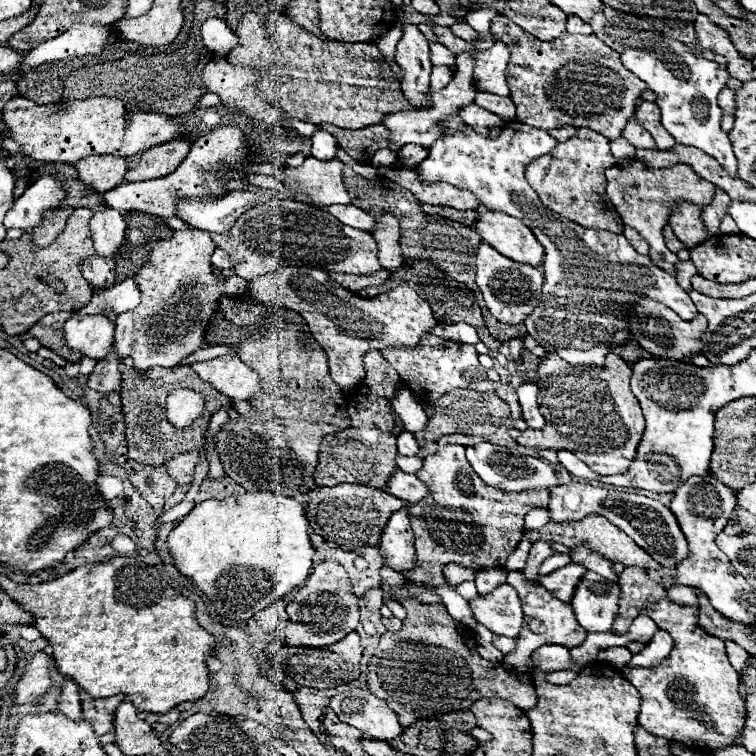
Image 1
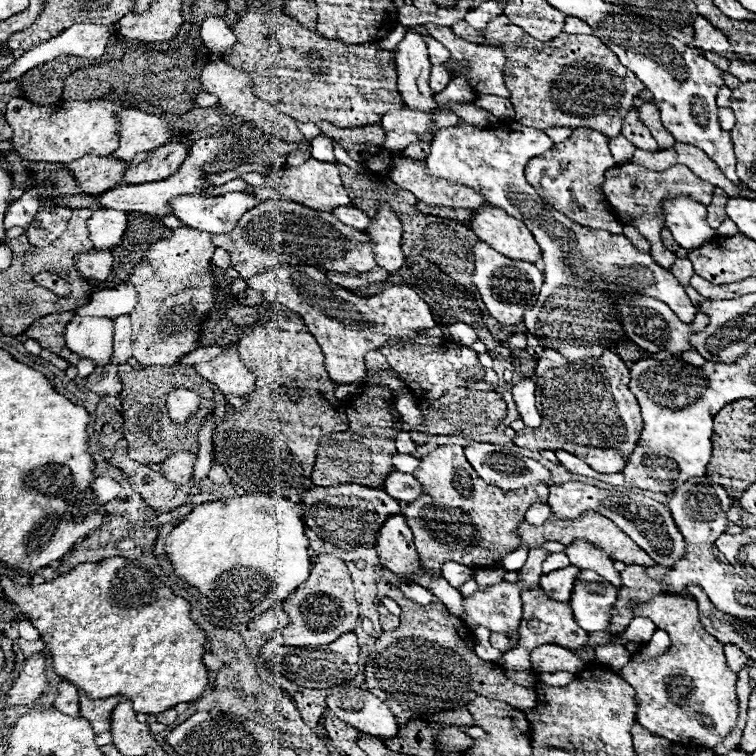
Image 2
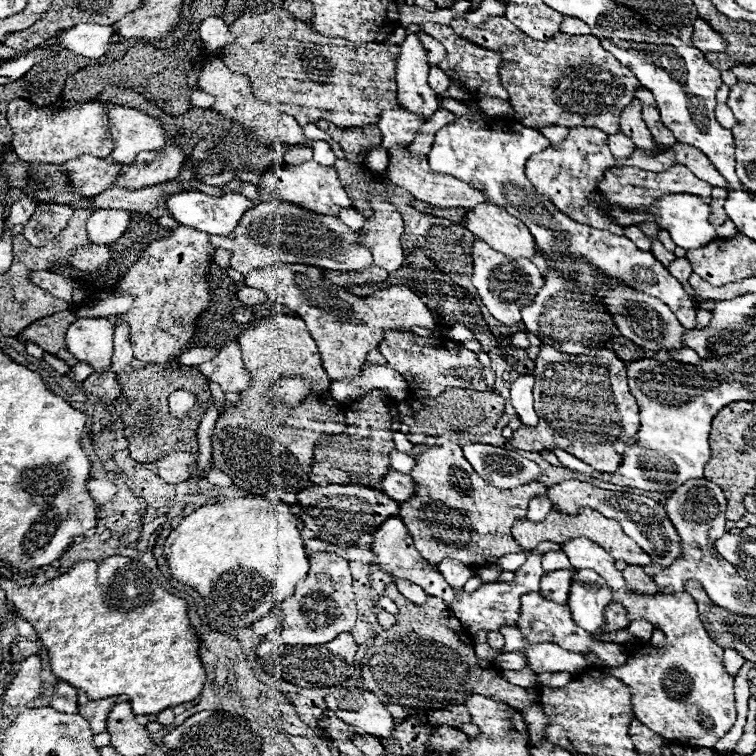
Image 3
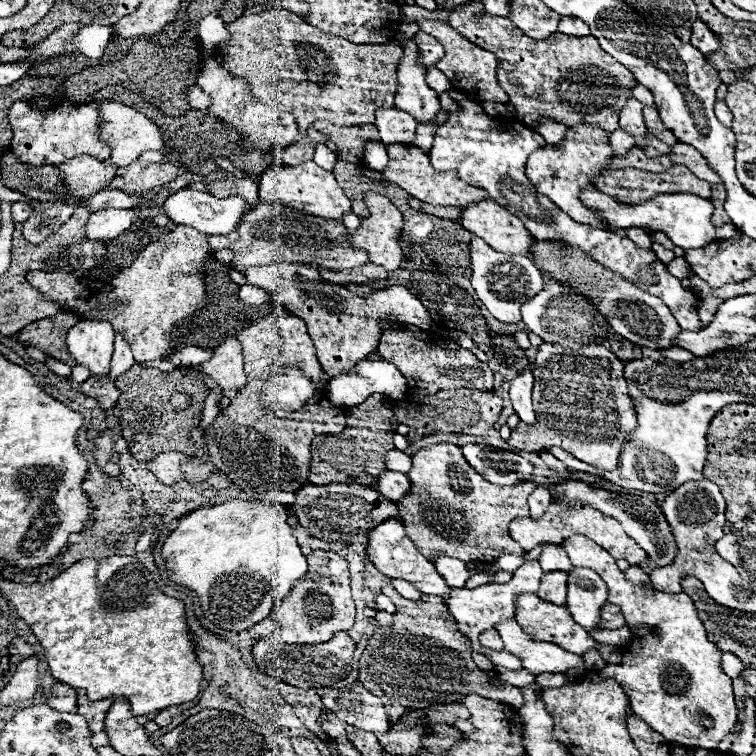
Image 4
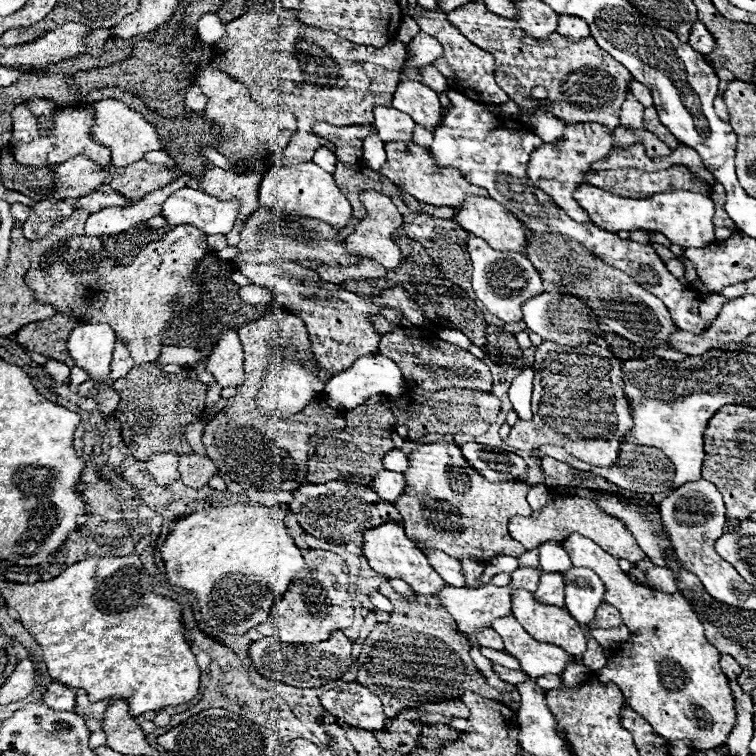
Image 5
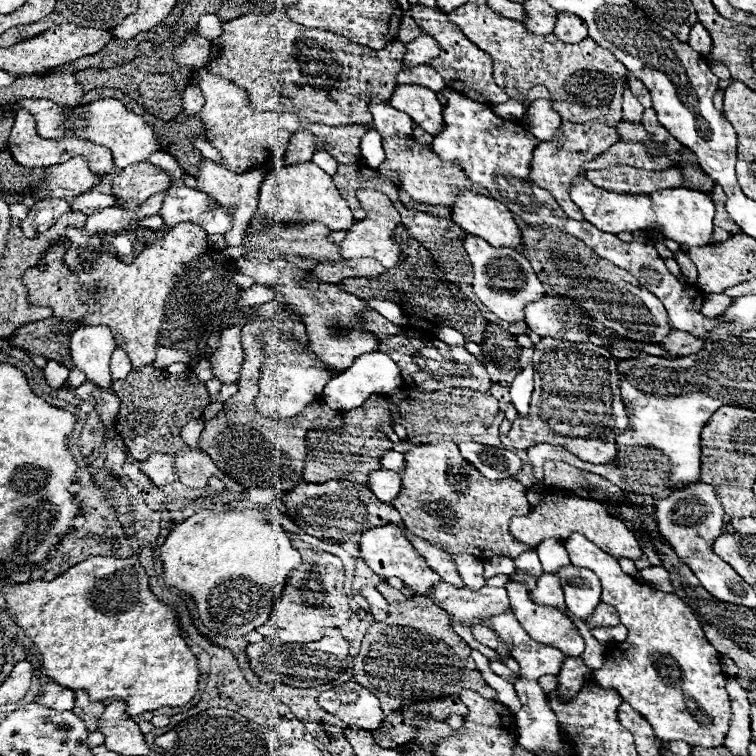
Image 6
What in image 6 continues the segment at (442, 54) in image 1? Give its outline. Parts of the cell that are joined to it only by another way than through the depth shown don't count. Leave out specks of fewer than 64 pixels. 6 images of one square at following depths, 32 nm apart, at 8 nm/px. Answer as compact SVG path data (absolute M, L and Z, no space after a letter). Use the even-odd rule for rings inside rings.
M420 36L414 42L406 44L406 52L404 52L404 66L420 66L426 64L428 60L436 58L440 52L436 40L432 36Z

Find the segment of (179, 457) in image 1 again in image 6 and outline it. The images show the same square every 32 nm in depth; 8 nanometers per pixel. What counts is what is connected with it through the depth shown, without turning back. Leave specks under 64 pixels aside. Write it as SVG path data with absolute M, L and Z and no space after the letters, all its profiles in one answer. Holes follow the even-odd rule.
M152 454L150 458L138 462L140 470L152 480L154 486L166 486L178 480L178 476L172 472L172 464L174 460L170 454Z

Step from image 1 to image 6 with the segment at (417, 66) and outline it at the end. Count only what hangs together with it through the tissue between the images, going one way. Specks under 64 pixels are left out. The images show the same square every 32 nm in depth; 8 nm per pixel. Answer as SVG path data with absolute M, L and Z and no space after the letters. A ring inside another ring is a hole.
M414 84L398 86L392 94L390 104L400 112L406 112L420 128L424 128L432 136L438 136L438 132L444 130L442 104L438 102L436 94L428 88Z

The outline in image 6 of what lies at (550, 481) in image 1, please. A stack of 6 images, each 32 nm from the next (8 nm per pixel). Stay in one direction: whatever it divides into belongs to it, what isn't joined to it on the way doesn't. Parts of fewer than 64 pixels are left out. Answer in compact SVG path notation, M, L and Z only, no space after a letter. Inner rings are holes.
M462 442L458 444L458 450L476 470L480 470L490 480L512 478L518 474L518 470L522 470L522 460L508 450L478 442Z

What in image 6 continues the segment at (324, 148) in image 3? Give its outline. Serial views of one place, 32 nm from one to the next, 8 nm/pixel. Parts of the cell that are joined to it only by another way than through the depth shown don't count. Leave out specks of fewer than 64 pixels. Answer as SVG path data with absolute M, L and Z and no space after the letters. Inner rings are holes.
M314 152L314 158L312 158L312 162L316 164L316 166L320 166L320 168L324 168L324 172L328 172L330 176L334 176L336 174L336 160L328 154L328 152Z

